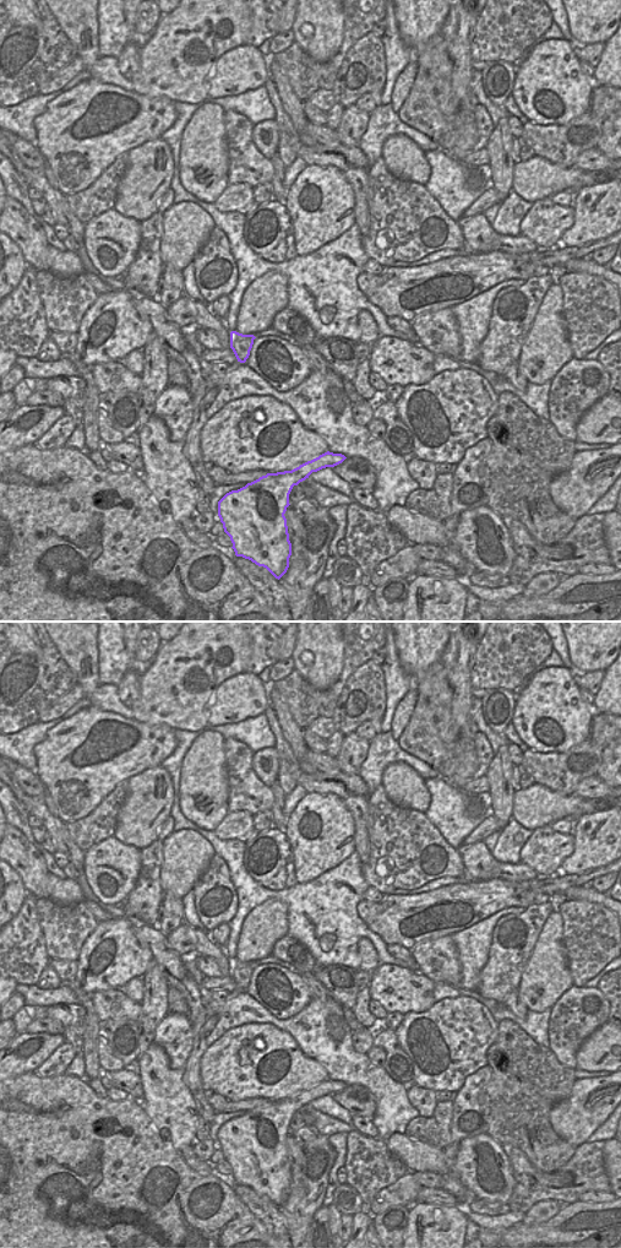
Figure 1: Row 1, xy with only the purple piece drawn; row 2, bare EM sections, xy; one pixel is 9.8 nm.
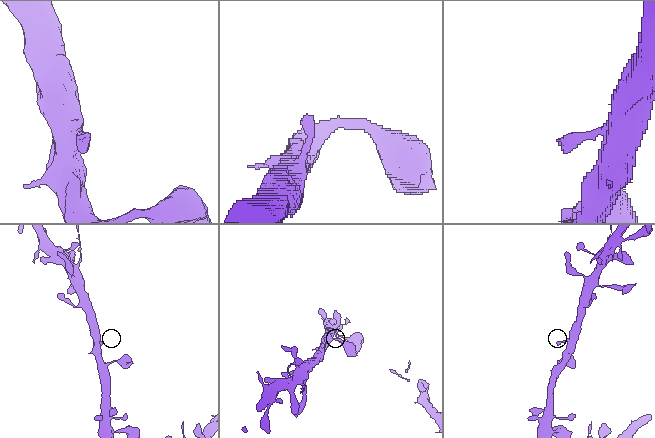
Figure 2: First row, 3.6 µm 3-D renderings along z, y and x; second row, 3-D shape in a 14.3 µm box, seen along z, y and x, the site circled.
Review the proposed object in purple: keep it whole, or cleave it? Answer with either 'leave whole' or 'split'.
leave whole

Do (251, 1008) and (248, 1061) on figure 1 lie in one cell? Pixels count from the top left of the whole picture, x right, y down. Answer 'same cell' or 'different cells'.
different cells

